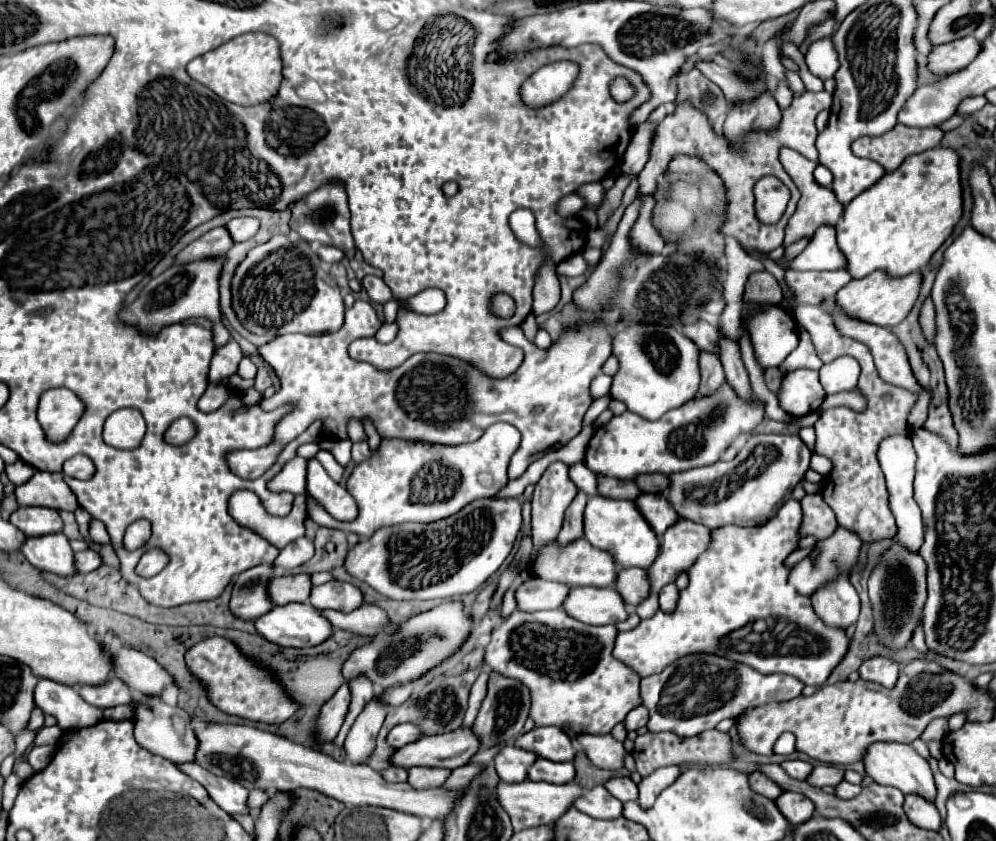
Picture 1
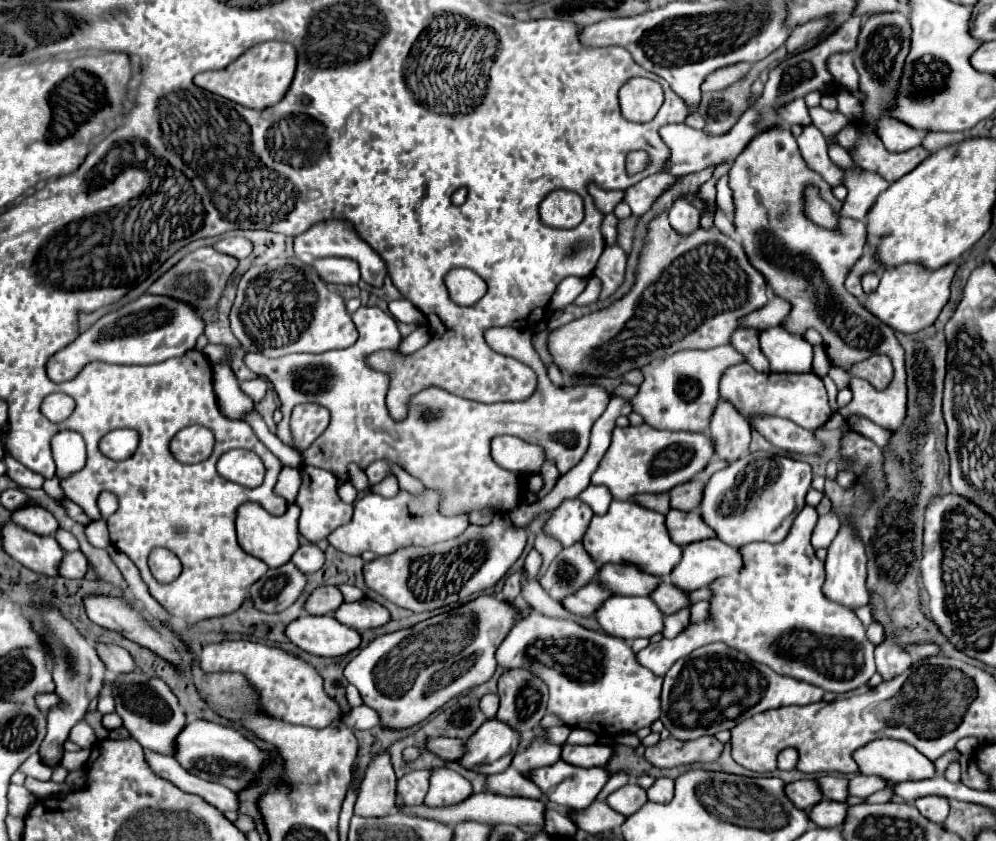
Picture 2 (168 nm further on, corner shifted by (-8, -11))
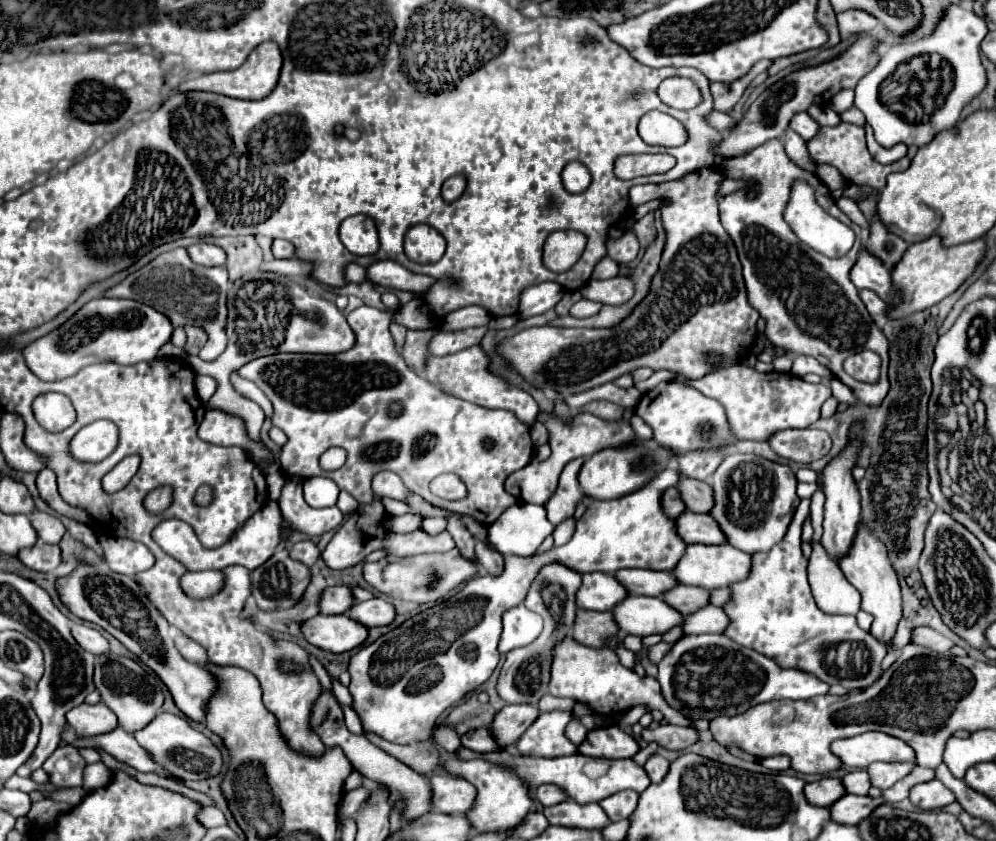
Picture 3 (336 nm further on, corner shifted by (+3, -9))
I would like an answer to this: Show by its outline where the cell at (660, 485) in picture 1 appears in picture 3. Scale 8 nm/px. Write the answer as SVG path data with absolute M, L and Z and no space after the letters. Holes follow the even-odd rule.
M683 478L679 484L679 490L681 490L683 502L691 512L709 514L709 510L713 510L713 488L707 482Z

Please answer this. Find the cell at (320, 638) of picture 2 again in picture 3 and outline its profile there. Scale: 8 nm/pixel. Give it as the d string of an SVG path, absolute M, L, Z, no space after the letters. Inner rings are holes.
M319 614L305 622L301 626L301 632L313 646L319 646L329 652L349 652L361 646L369 636L369 628L361 626L347 614Z

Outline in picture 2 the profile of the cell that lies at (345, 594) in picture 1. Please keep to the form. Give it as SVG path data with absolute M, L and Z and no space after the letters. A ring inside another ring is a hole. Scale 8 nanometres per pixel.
M362 598L356 602L342 602L340 608L334 612L334 618L350 628L356 630L368 630L378 628L390 620L390 614L384 606L370 598Z

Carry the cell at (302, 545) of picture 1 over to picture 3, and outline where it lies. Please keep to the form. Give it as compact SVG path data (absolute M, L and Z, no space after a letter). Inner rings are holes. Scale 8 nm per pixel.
M301 540L291 546L289 554L291 554L291 558L305 562L307 566L313 566L317 562L317 556L321 556L321 550L317 548L317 544L313 540Z

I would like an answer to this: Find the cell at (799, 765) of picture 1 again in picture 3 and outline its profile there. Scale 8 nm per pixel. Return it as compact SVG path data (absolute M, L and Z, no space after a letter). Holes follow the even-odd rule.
M865 770L849 772L849 774L843 778L843 784L845 784L845 788L847 788L851 794L867 794L869 788L871 788L869 774L867 774Z

